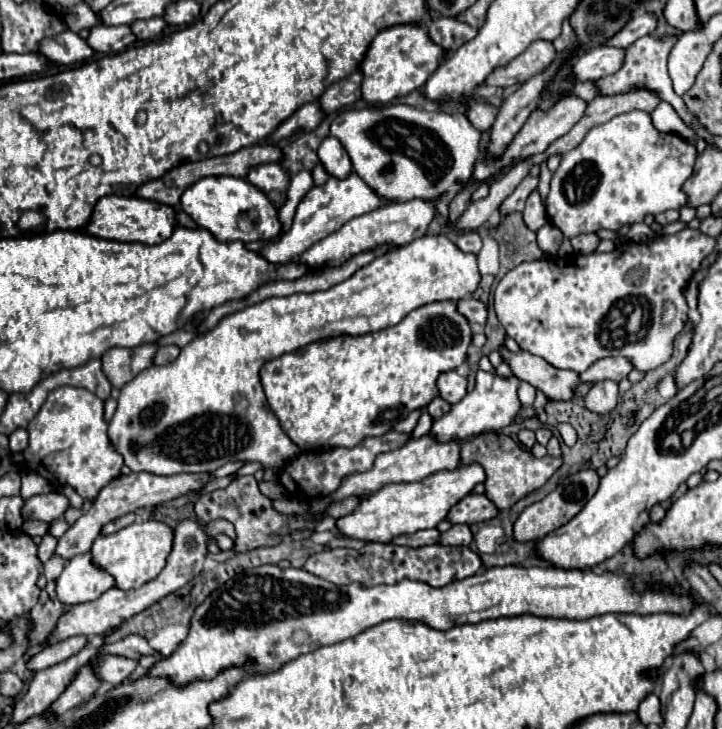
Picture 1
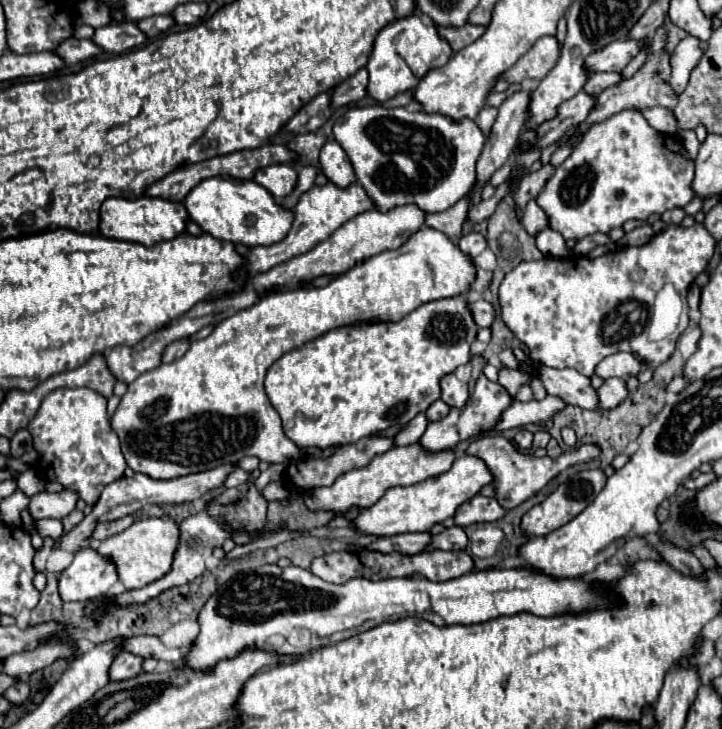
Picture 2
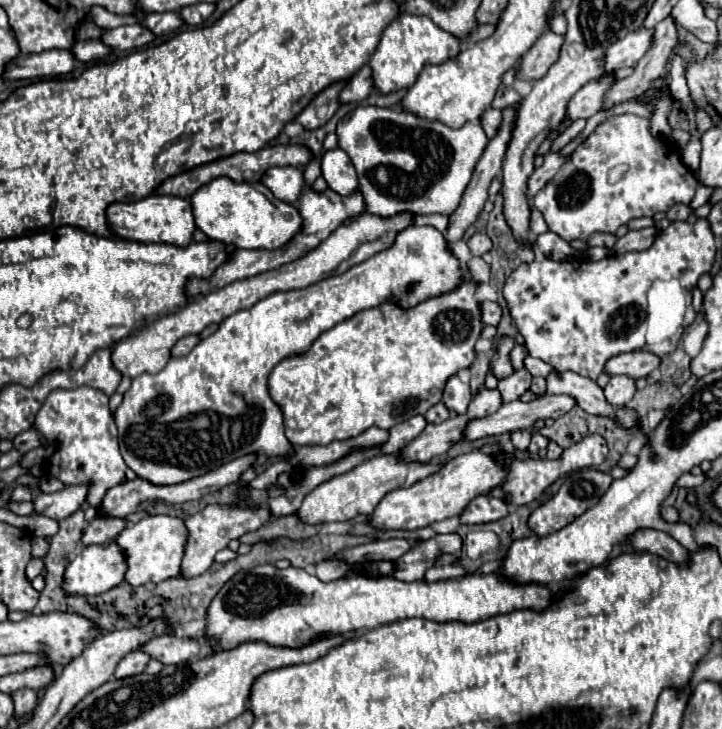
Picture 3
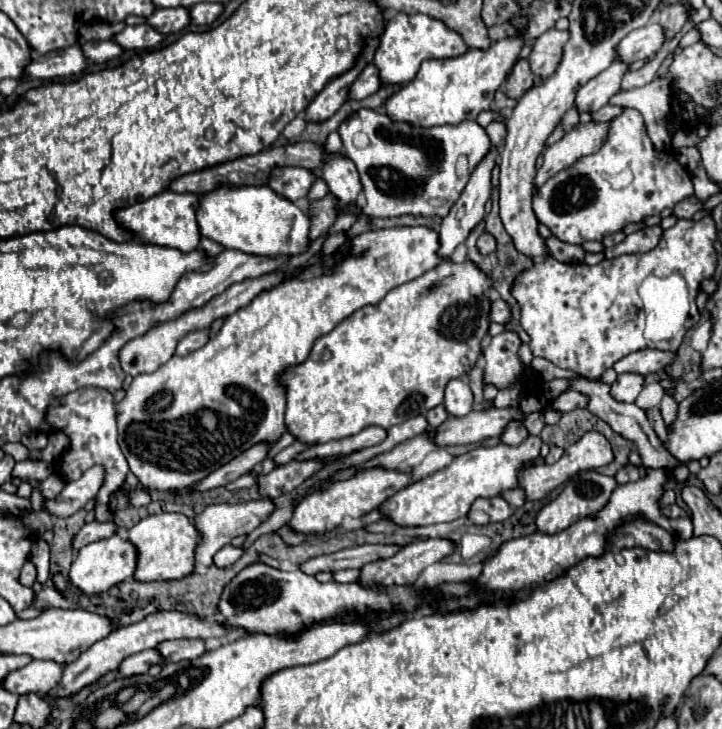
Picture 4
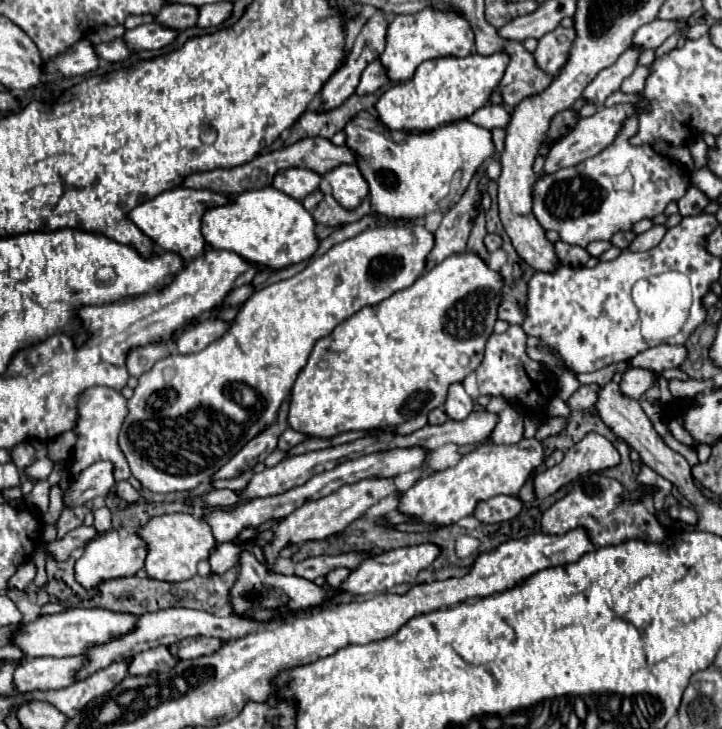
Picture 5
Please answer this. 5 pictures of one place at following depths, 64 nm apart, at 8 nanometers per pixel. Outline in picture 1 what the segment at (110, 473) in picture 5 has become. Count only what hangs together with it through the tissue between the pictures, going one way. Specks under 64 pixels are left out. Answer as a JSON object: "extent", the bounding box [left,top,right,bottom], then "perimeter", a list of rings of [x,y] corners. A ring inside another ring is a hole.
{"extent":[22,492,70,522],"perimeter":[[[48,492],[48,494],[38,494],[26,500],[22,508],[22,516],[26,520],[42,520],[42,522],[52,522],[70,508],[70,500],[62,492]]]}

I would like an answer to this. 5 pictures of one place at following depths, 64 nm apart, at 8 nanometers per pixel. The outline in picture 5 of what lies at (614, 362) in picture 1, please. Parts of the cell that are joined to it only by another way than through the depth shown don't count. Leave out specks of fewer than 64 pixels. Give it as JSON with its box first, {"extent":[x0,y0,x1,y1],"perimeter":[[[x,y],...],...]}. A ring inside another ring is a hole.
{"extent":[628,344,688,372],"perimeter":[[[660,344],[636,354],[628,364],[634,368],[650,368],[654,372],[664,372],[668,368],[678,368],[684,364],[688,350],[676,344]]]}

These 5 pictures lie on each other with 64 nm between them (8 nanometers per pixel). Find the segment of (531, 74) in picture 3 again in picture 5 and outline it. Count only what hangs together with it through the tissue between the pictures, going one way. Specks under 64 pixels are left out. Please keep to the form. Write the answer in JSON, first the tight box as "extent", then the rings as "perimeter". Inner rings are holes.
{"extent":[534,26,576,76],"perimeter":[[[558,26],[556,30],[544,34],[540,40],[538,40],[538,48],[534,50],[534,58],[536,58],[536,64],[556,76],[564,64],[568,62],[568,54],[570,54],[570,48],[576,40],[576,30],[574,28],[564,28],[564,26]]]}

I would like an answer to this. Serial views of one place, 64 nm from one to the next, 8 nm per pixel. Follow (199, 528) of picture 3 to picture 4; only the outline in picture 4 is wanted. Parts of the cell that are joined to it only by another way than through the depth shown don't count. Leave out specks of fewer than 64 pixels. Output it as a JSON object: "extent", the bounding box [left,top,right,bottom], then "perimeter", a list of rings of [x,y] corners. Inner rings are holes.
{"extent":[194,500,274,566],"perimeter":[[[250,500],[244,504],[214,504],[208,506],[202,514],[198,514],[194,518],[196,528],[204,534],[204,542],[200,542],[200,550],[196,550],[196,562],[210,566],[212,564],[212,556],[226,544],[230,544],[232,538],[242,536],[242,534],[250,534],[254,528],[258,528],[264,520],[270,518],[270,514],[274,512],[274,502],[272,500]]]}

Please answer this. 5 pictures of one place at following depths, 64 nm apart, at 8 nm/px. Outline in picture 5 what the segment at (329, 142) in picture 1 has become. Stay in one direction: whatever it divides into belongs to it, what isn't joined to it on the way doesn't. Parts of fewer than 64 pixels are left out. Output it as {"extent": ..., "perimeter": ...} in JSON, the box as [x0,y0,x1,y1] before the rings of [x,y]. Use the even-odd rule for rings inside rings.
{"extent":[324,164,370,210],"perimeter":[[[354,164],[338,166],[324,178],[330,182],[332,196],[336,198],[336,202],[346,210],[356,210],[362,204],[362,200],[370,194],[368,182],[364,180],[360,168]]]}

